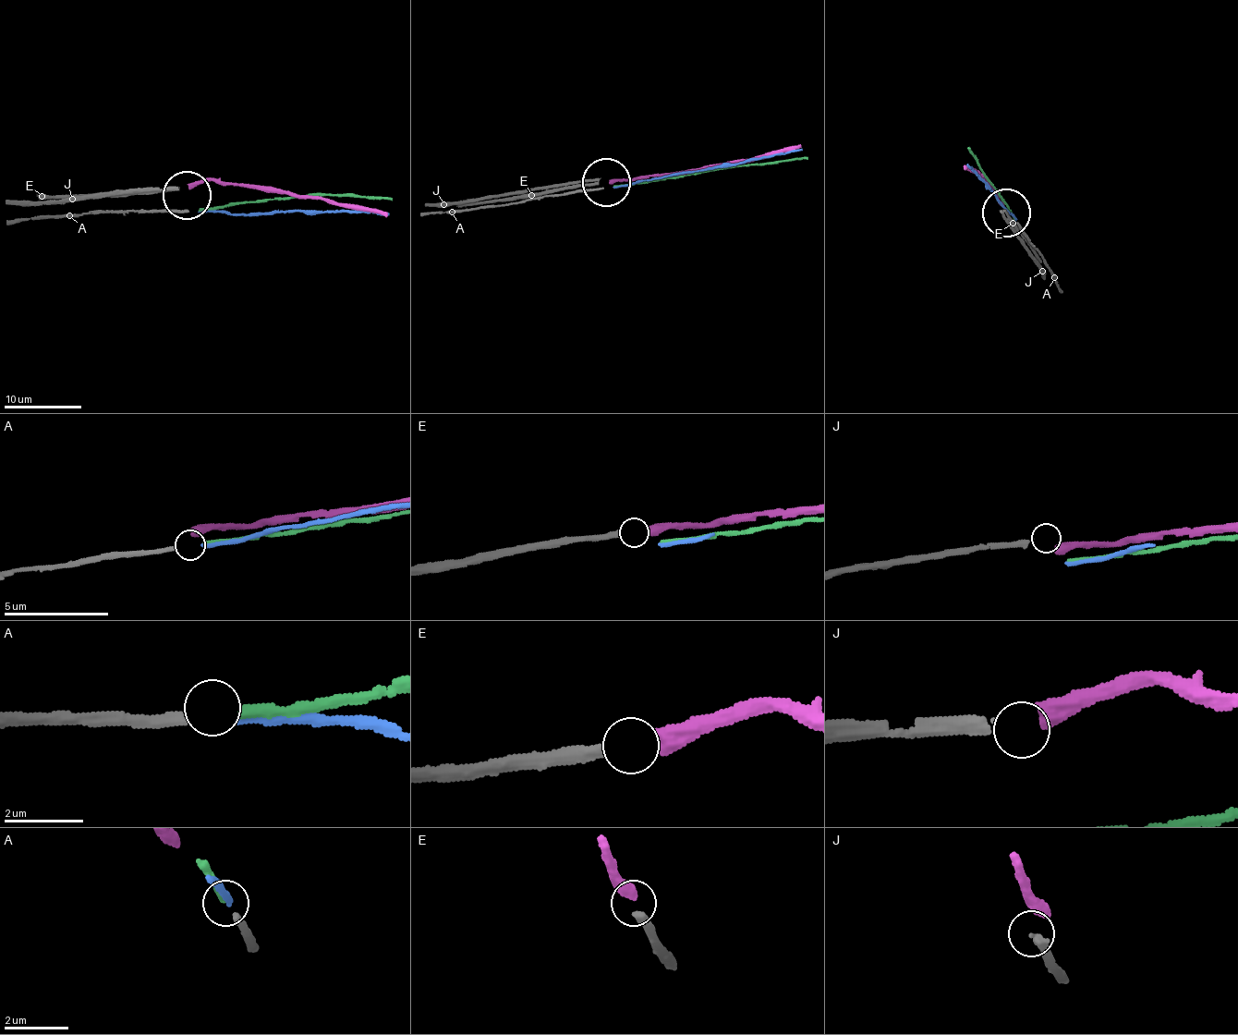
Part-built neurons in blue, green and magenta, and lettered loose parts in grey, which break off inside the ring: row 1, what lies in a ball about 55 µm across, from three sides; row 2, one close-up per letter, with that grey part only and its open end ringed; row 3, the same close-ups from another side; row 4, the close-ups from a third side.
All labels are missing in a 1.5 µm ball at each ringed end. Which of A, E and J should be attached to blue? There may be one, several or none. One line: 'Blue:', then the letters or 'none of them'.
Blue: none of them

